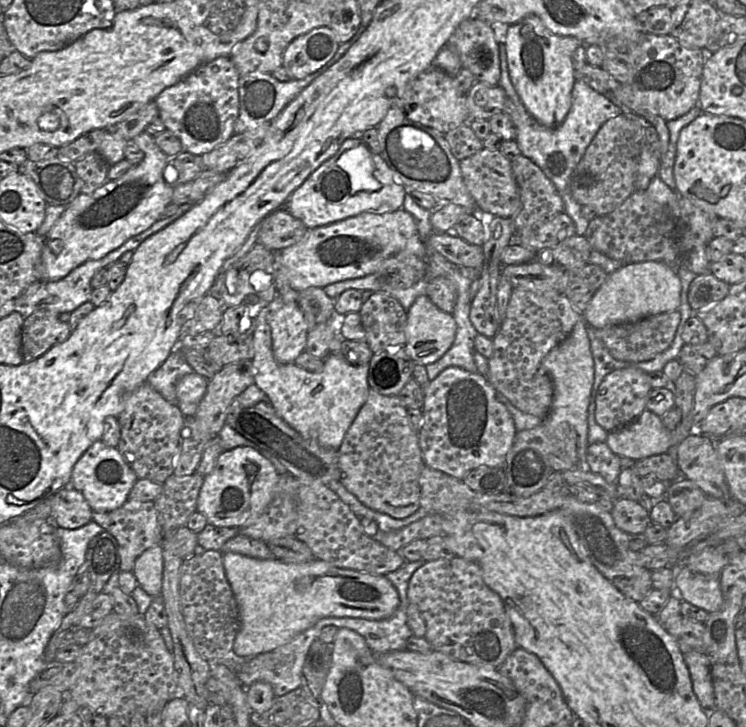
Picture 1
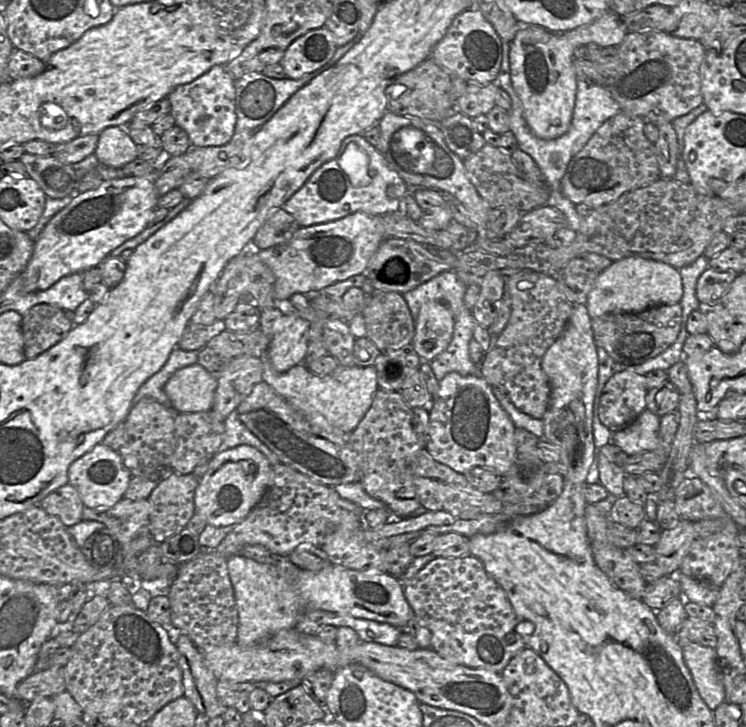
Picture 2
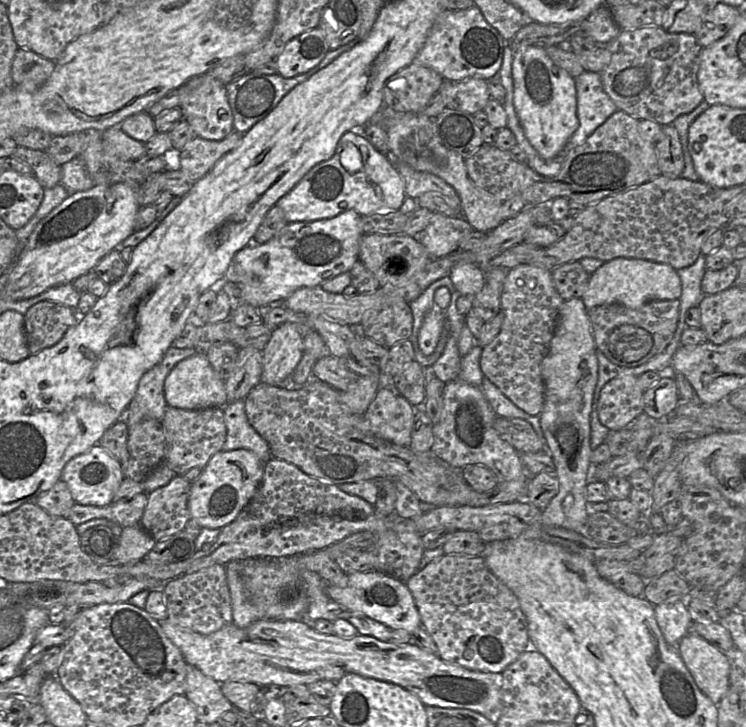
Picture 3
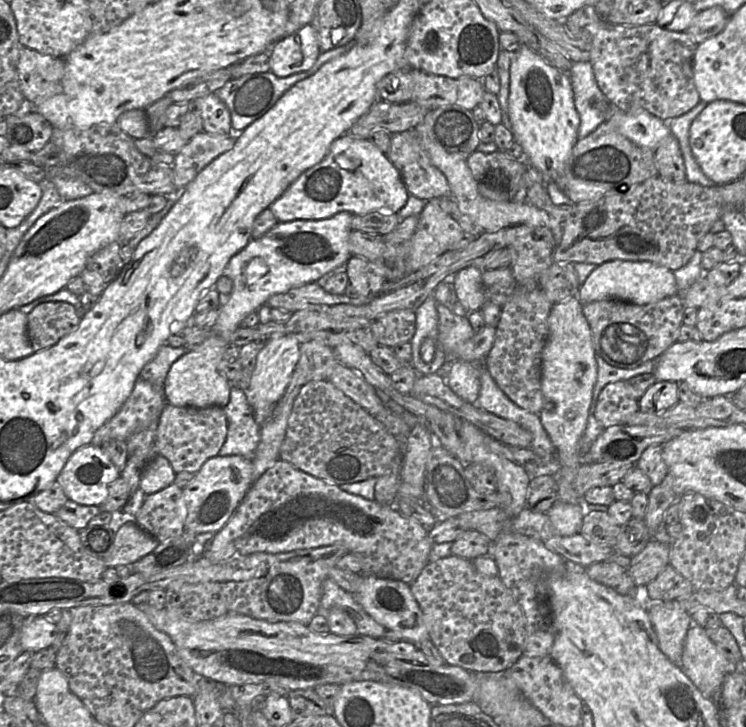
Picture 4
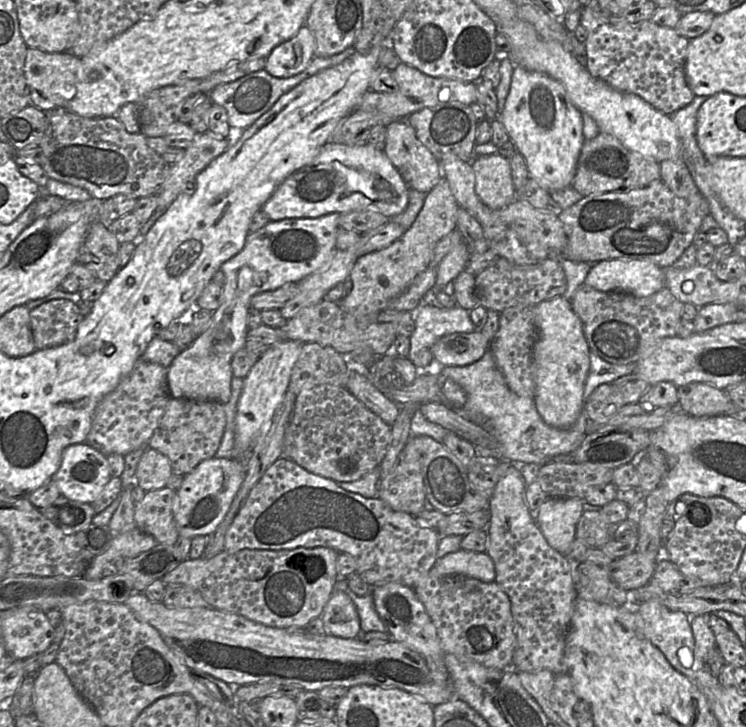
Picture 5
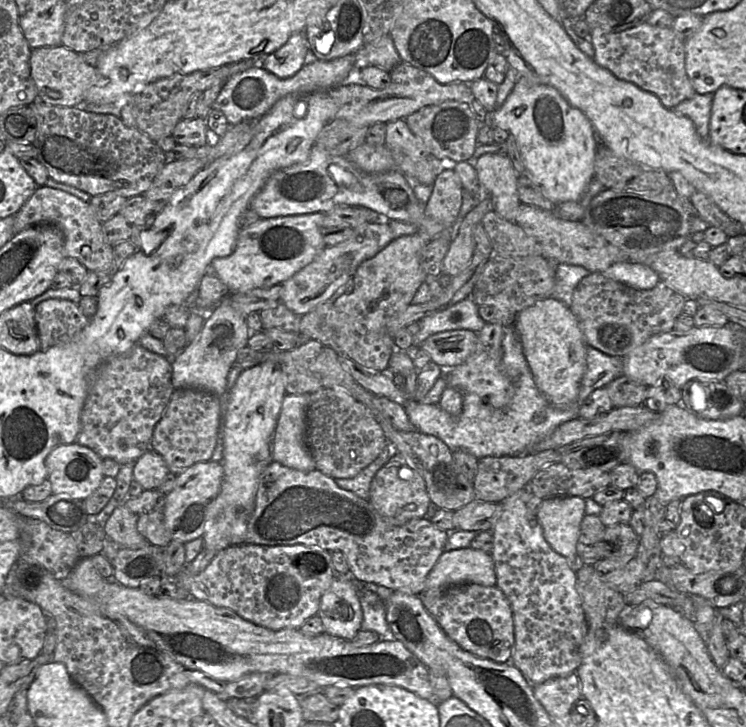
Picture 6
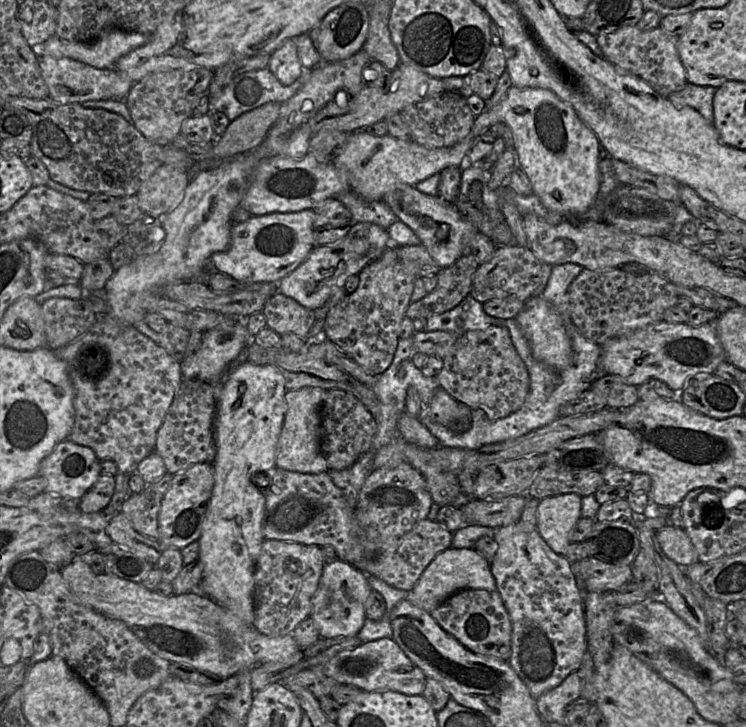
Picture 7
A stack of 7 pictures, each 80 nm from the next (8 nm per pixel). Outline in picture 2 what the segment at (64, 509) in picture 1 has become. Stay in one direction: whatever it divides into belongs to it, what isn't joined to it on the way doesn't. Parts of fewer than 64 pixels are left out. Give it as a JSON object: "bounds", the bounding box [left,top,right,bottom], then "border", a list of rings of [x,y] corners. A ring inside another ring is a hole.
{"bounds":[37,483,84,527],"border":[[[69,483],[49,493],[37,505],[67,527],[82,521],[84,504],[77,489]]]}

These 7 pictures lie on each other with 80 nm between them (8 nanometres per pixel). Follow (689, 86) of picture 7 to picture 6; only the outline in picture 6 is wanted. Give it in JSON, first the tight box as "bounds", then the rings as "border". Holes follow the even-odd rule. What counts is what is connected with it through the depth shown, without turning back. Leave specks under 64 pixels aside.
{"bounds":[672,93,714,140],"border":[[[695,93],[690,99],[686,99],[672,110],[679,116],[685,116],[692,120],[697,134],[703,140],[708,139],[709,122],[711,117],[712,101],[714,94]]]}

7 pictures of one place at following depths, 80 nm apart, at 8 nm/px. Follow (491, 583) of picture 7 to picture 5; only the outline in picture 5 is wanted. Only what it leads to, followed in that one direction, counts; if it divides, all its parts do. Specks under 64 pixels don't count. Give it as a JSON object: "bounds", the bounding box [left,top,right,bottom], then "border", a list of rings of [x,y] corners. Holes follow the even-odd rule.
{"bounds":[434,549,495,582],"border":[[[460,549],[438,558],[434,568],[441,575],[464,575],[482,582],[495,581],[495,566],[486,552]]]}

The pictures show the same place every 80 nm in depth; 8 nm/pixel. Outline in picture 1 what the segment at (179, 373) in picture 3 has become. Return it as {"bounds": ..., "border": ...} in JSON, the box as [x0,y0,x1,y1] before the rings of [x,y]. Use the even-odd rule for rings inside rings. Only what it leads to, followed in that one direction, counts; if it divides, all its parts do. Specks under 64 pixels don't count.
{"bounds":[176,372,209,417],"border":[[[195,372],[184,375],[176,385],[177,407],[184,417],[195,416],[209,380]]]}

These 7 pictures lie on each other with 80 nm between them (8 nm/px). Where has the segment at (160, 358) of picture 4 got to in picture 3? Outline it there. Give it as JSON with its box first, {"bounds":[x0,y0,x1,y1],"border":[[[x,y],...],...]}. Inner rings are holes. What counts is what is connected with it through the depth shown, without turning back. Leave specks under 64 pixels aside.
{"bounds":[119,346,200,427],"border":[[[170,346],[158,364],[140,378],[137,390],[119,420],[129,427],[144,419],[163,420],[168,406],[164,396],[164,382],[168,373],[183,359],[193,356],[200,350],[179,349]]]}

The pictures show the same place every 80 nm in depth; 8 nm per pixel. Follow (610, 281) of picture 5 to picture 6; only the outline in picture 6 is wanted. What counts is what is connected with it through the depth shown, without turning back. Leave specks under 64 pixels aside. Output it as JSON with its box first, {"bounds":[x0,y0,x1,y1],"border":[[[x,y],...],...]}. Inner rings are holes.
{"bounds":[602,263,660,290],"border":[[[614,263],[602,273],[609,279],[639,290],[652,289],[660,281],[654,270],[641,263]]]}

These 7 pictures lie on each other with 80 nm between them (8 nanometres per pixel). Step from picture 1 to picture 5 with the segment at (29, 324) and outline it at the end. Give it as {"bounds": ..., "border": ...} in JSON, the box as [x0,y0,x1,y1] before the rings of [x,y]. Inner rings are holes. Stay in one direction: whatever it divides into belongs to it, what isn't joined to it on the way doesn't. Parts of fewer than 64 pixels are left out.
{"bounds":[30,299,85,350],"border":[[[67,299],[44,302],[30,311],[36,350],[60,346],[71,341],[85,316]]]}

